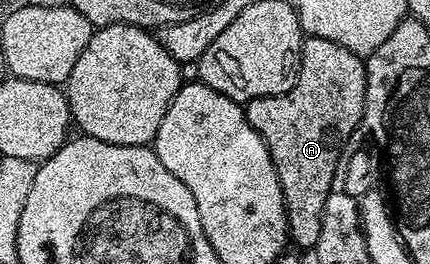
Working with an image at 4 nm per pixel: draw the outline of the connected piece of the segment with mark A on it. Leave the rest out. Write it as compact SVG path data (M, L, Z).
M307 36L303 40L297 73L289 92L255 98L246 103L247 123L261 136L275 165L277 180L283 193L283 207L287 213L287 232L292 243L296 242L297 245L307 248L314 248L317 244L321 236L325 200L336 185L335 169L339 166L339 156L341 160L344 146L351 134L359 128L366 102L367 67L364 59L333 40Z

